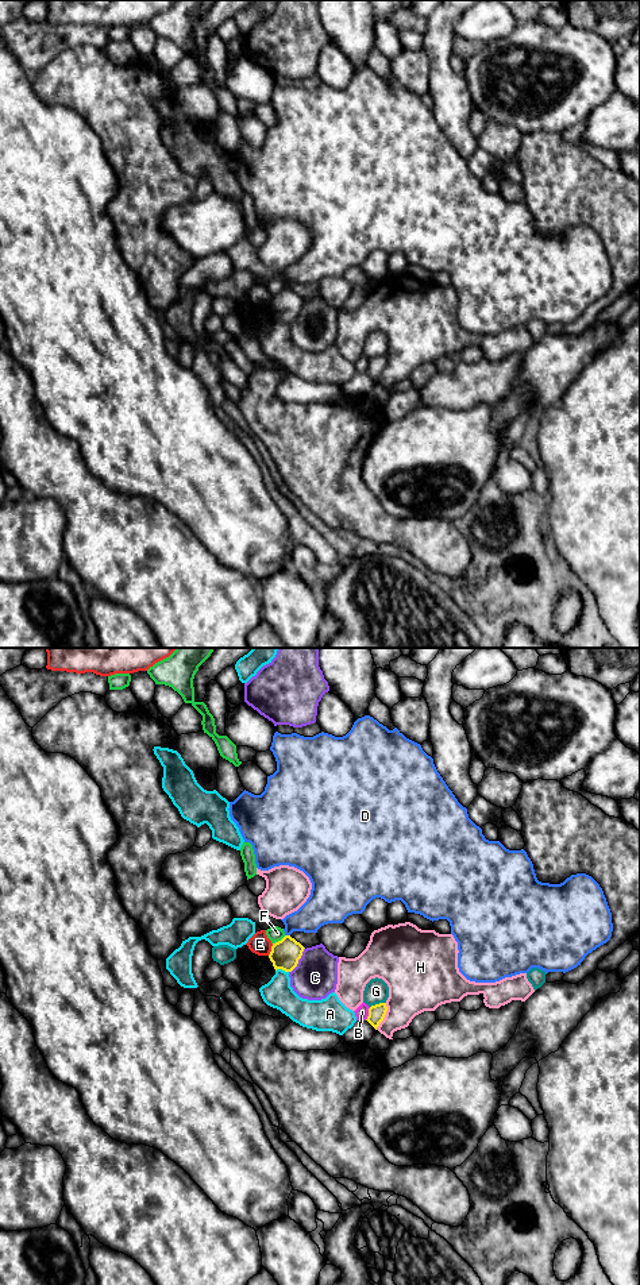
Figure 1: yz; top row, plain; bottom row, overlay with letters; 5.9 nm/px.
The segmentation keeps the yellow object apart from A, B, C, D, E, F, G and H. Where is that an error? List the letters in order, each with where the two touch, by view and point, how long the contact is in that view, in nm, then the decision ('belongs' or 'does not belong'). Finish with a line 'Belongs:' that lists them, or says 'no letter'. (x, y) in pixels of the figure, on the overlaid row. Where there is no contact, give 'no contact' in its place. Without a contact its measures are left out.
A: yz (282, 969) | 80 nm | does not belong
B: yz (369, 1014) | 90 nm | does not belong
C: yz (299, 959) | 180 nm | does not belong
D: yz (288, 936) | 30 nm | does not belong
E: yz (272, 949) | 80 nm | does not belong
F: yz (278, 941) | 90 nm | does not belong
G: yz (377, 1004) | 100 nm | does not belong
H: yz (384, 1017) | 170 nm | does not belong
Belongs: no letter

